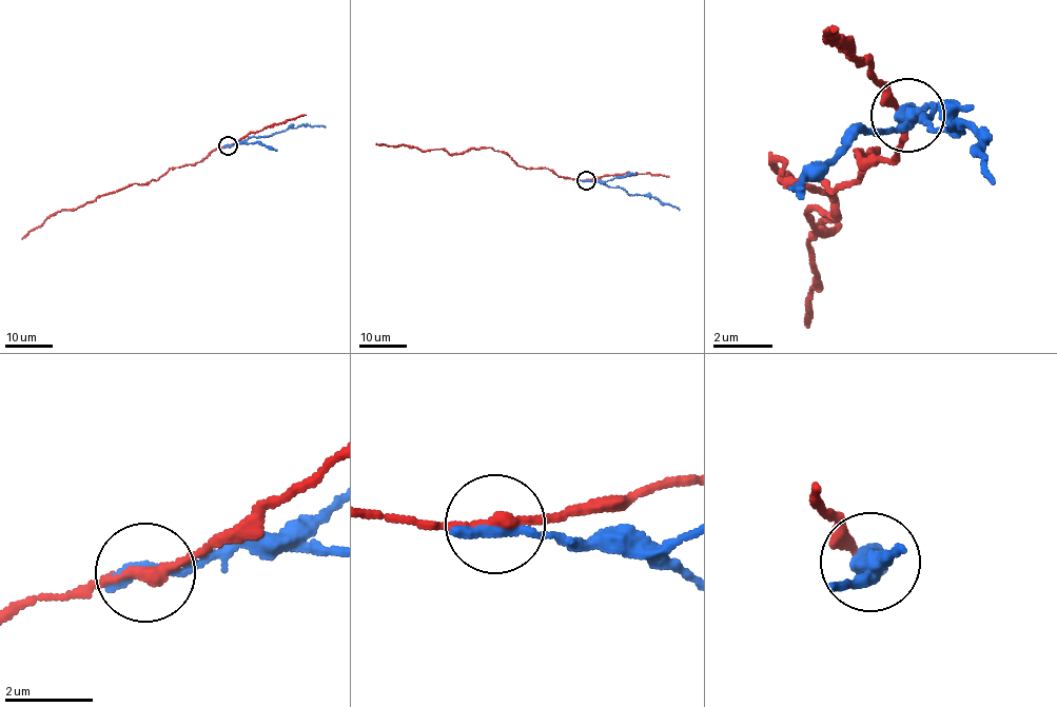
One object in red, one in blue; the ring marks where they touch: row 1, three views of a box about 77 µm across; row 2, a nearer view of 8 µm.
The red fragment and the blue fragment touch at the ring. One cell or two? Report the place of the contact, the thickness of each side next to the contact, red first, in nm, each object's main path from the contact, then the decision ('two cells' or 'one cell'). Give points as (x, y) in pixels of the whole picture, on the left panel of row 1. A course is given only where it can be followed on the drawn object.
at (228, 145); 220 nm thick on the red side, 400 nm on the other; red runs (228, 145), (216, 148), (189, 164), (170, 168), (156, 180), (134, 183), (53, 213), (22, 239); blue runs (228, 145), (302, 125), (325, 128); two cells

